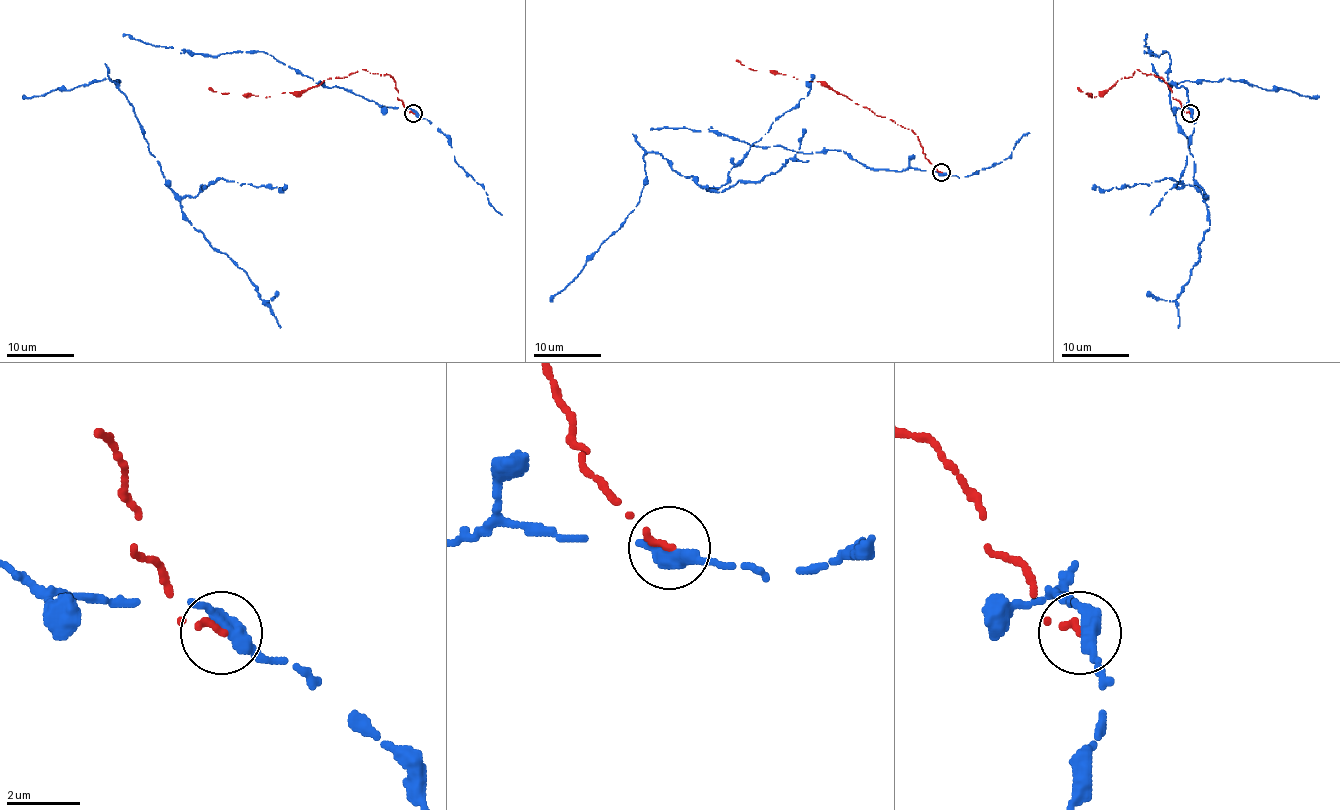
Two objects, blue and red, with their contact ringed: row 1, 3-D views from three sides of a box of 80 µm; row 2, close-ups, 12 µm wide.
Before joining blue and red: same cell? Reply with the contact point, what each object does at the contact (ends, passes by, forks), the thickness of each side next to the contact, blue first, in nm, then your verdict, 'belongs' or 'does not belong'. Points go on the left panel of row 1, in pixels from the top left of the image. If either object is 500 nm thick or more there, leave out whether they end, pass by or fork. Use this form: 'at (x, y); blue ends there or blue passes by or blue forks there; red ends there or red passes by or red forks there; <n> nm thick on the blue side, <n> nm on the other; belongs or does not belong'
at (413, 113); 550 nm thick on the blue side, 190 nm on the other; does not belong

